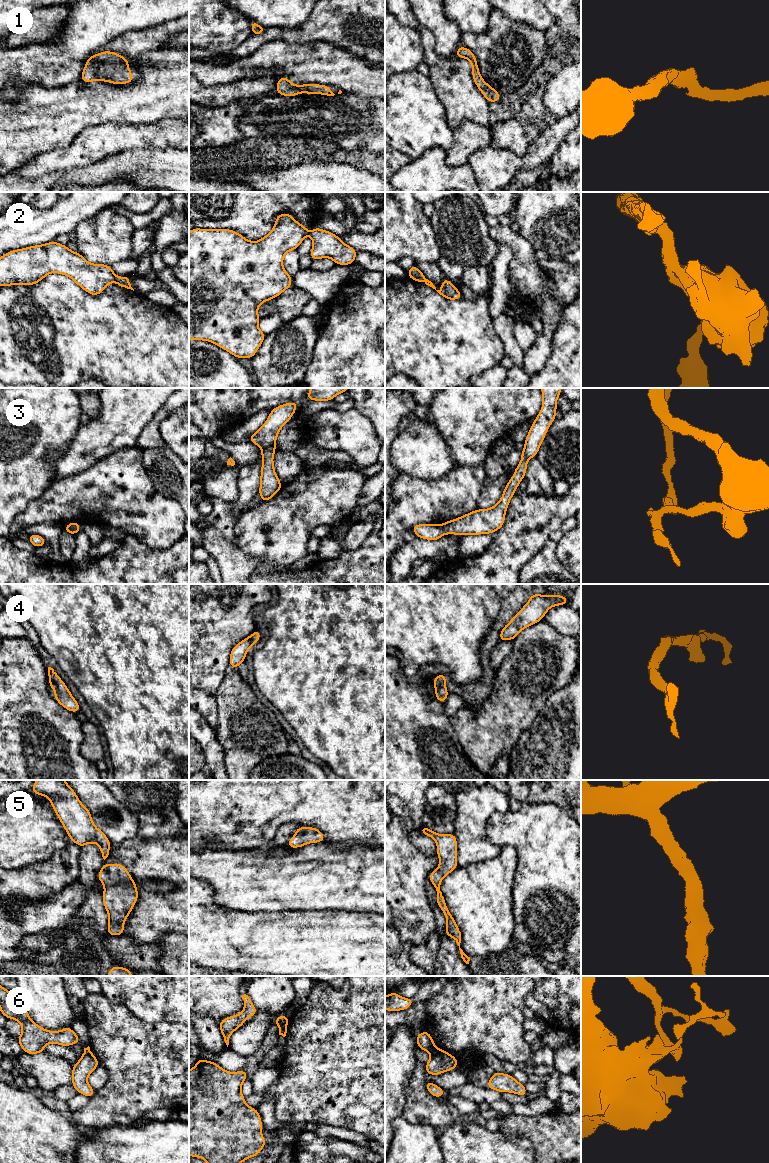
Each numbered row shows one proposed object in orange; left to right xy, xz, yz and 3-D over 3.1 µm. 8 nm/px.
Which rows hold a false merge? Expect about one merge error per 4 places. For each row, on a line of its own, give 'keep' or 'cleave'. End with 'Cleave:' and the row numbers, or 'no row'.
1: keep
2: cleave
3: cleave
4: keep
5: keep
6: cleave
Cleave: 2, 3, 6

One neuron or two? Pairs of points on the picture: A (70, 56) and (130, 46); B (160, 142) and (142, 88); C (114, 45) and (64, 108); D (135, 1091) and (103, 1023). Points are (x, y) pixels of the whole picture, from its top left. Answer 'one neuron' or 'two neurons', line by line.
A: two neurons
B: two neurons
C: two neurons
D: one neuron

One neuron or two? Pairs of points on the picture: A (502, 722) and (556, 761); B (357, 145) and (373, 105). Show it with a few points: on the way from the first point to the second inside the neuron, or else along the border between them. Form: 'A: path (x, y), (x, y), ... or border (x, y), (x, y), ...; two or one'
A: border (535, 718), (520, 735), (510, 753); two
B: path (367, 135), (373, 129), (373, 115); one

